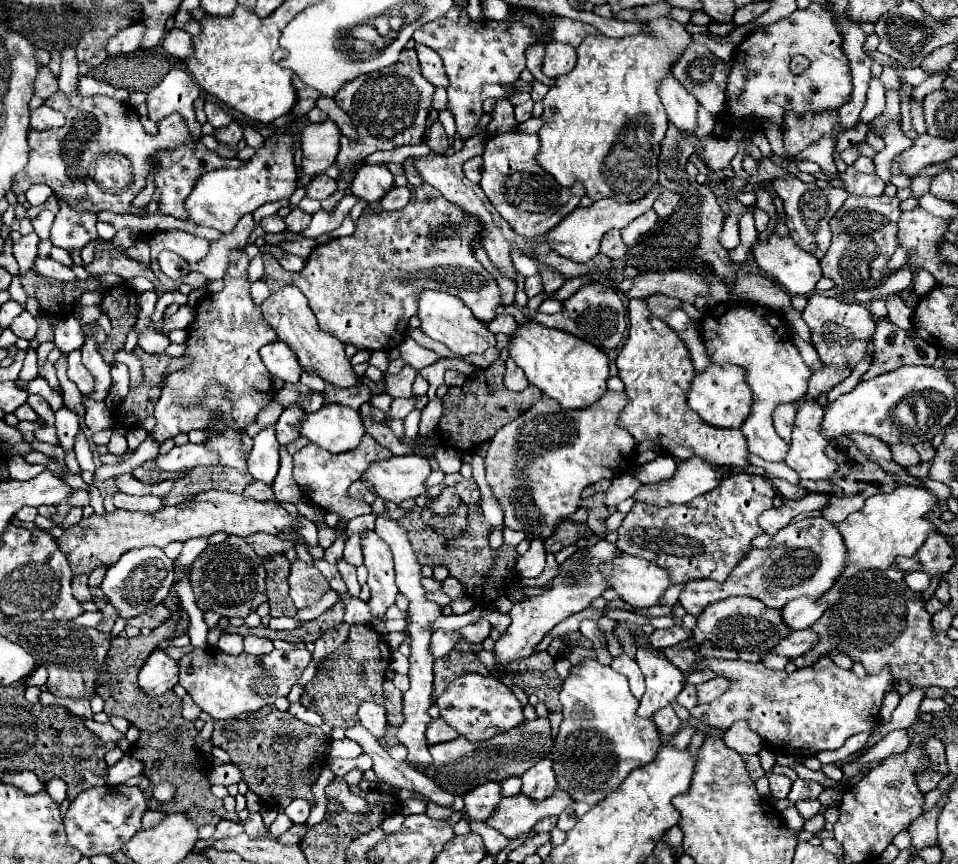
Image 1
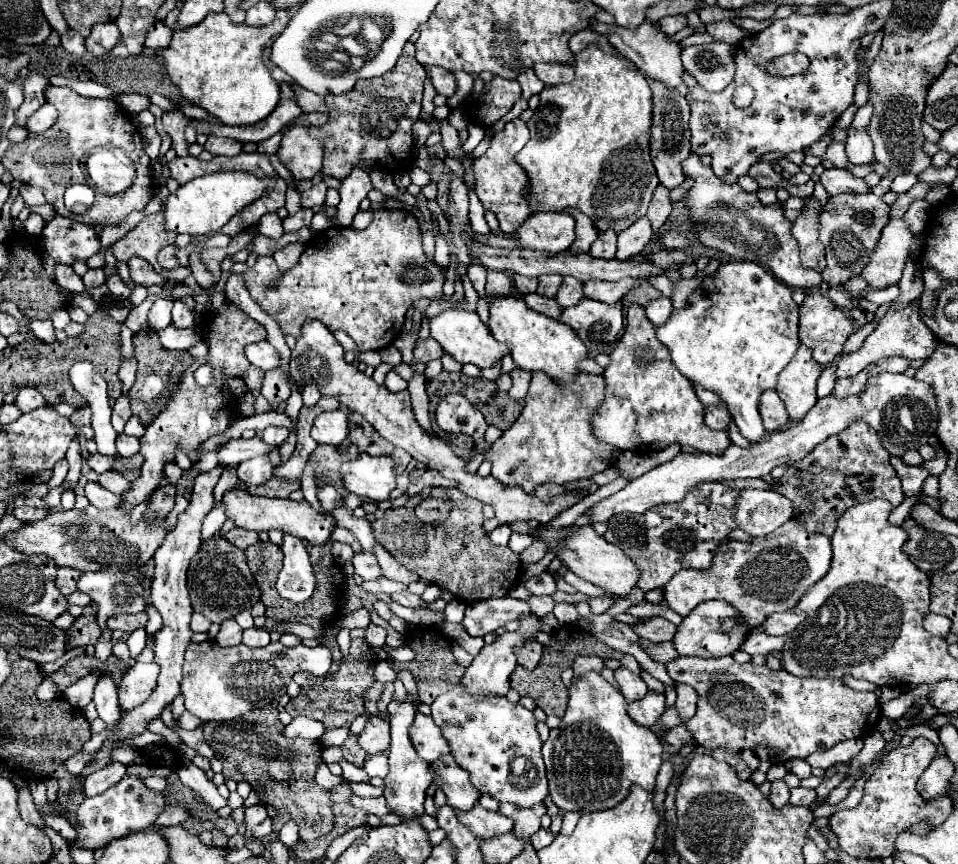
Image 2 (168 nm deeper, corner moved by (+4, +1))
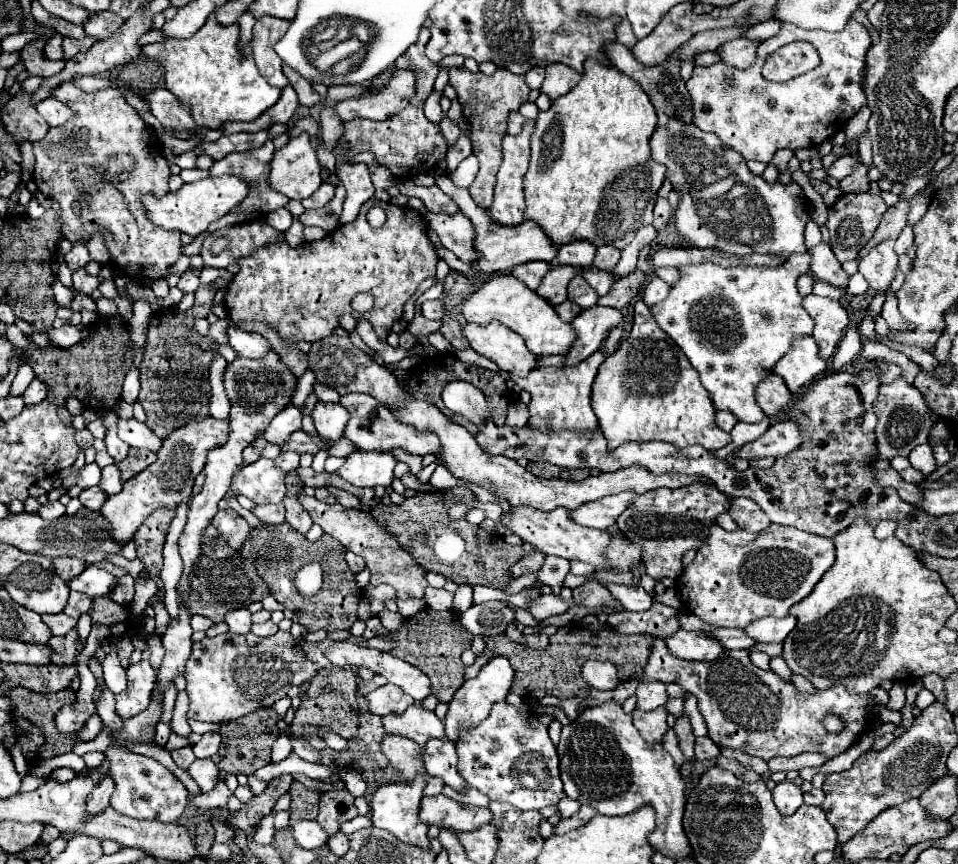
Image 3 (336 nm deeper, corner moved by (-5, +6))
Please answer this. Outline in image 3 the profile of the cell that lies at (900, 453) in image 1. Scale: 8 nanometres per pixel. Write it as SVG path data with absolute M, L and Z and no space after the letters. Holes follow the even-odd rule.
M923 444L923 446L917 446L911 454L909 454L909 462L915 470L919 470L921 474L929 476L937 470L937 464L935 464L935 458L933 458L933 450L929 444Z

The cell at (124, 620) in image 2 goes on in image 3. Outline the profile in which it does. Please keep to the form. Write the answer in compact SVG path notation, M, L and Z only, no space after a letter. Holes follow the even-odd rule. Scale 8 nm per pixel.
M95 596L91 600L93 600L93 606L89 610L91 624L113 626L117 622L125 622L127 620L127 614L125 614L123 606L115 604L109 596Z

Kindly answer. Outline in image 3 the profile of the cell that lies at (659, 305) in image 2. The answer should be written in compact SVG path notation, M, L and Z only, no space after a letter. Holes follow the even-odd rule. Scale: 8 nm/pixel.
M651 278L643 290L643 302L647 306L655 306L669 294L669 284L665 284L661 278Z

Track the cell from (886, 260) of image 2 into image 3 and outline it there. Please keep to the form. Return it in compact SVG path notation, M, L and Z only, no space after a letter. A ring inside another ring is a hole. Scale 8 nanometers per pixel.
M893 240L881 242L859 262L859 272L865 276L865 280L869 282L869 288L875 292L877 290L885 292L897 270L899 256L895 256L893 244L895 244Z

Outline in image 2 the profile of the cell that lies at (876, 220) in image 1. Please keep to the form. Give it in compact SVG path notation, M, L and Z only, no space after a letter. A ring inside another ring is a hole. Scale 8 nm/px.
M846 193L828 199L824 215L820 215L820 241L826 247L826 269L822 271L822 279L830 287L844 285L848 279L858 277L862 273L862 269L868 265L876 249L876 241L880 239L880 233L888 219L890 207L874 193L866 195Z

